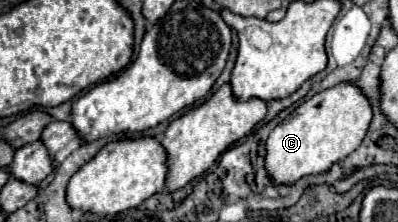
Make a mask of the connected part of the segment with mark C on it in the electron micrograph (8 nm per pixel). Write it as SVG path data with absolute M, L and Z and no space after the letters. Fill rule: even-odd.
M340 83L332 89L316 93L310 101L304 101L298 109L294 109L268 135L264 157L268 177L274 185L292 185L306 175L328 171L362 143L370 121L370 103L362 97L362 93L358 93L354 83Z

